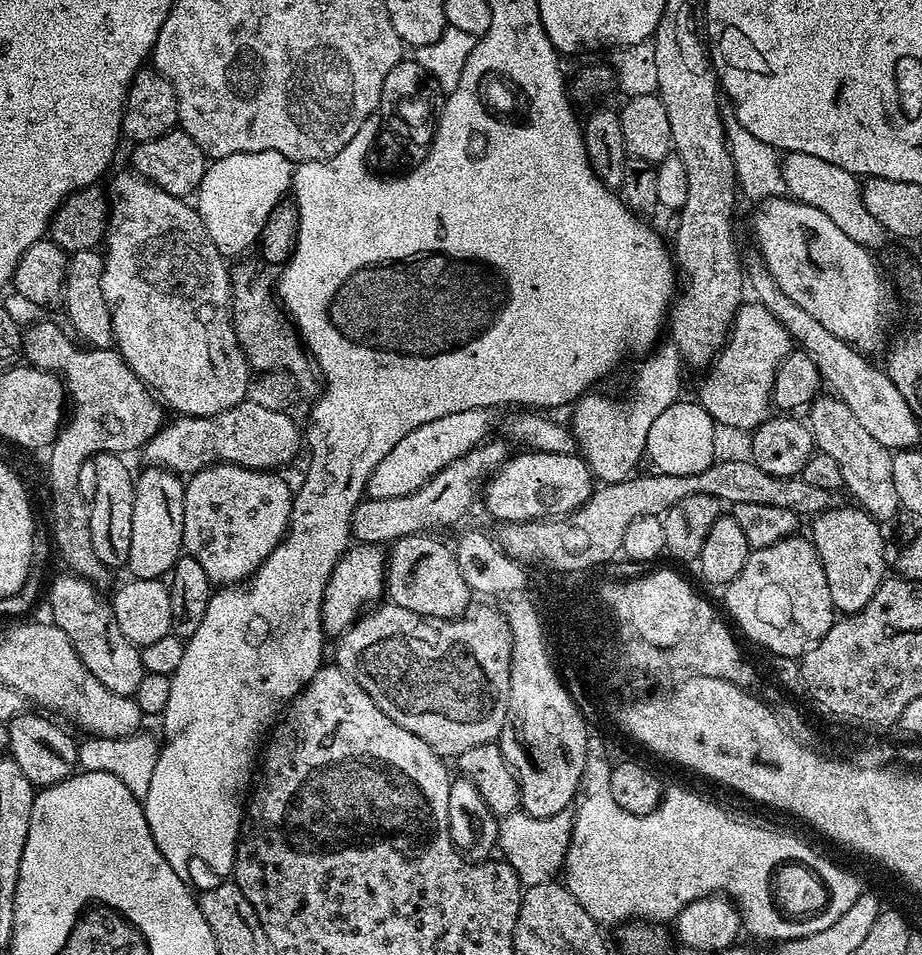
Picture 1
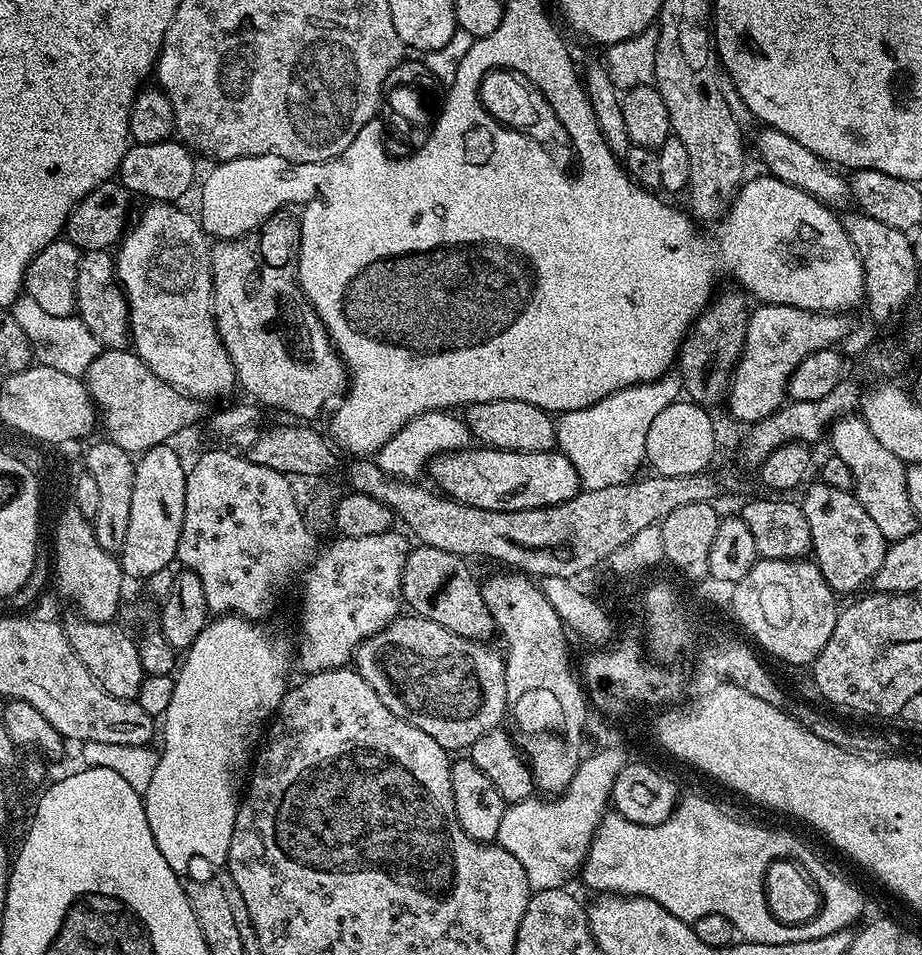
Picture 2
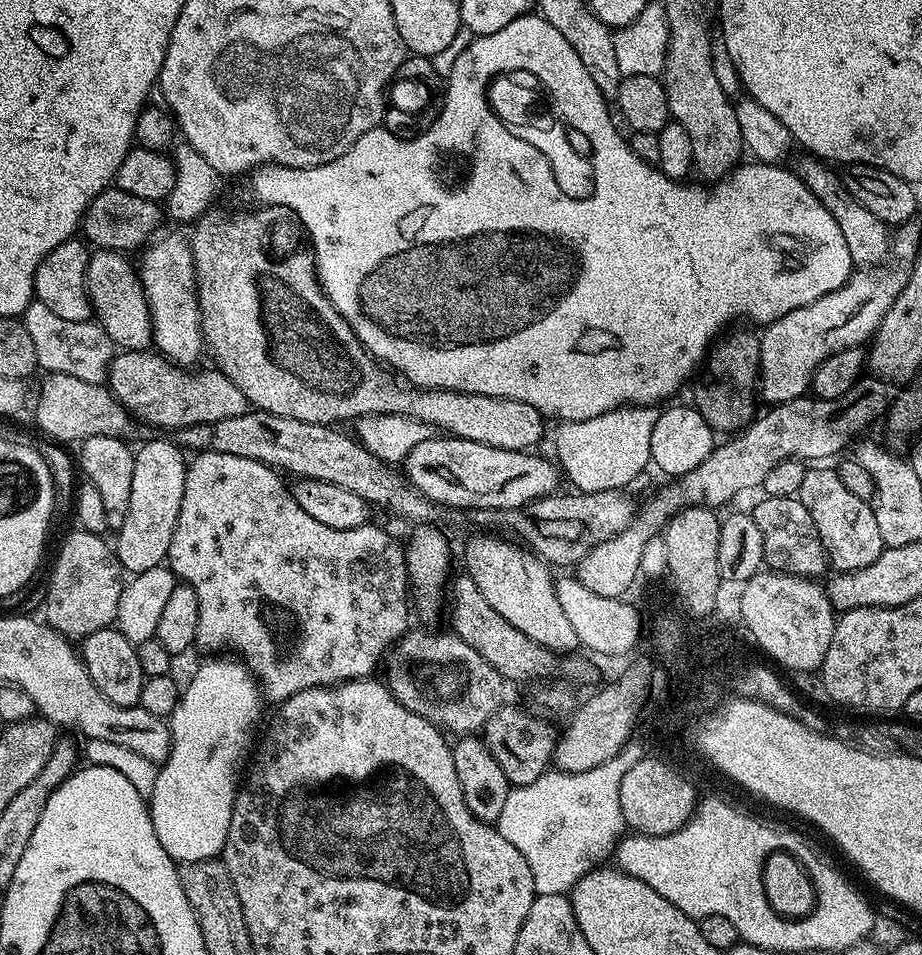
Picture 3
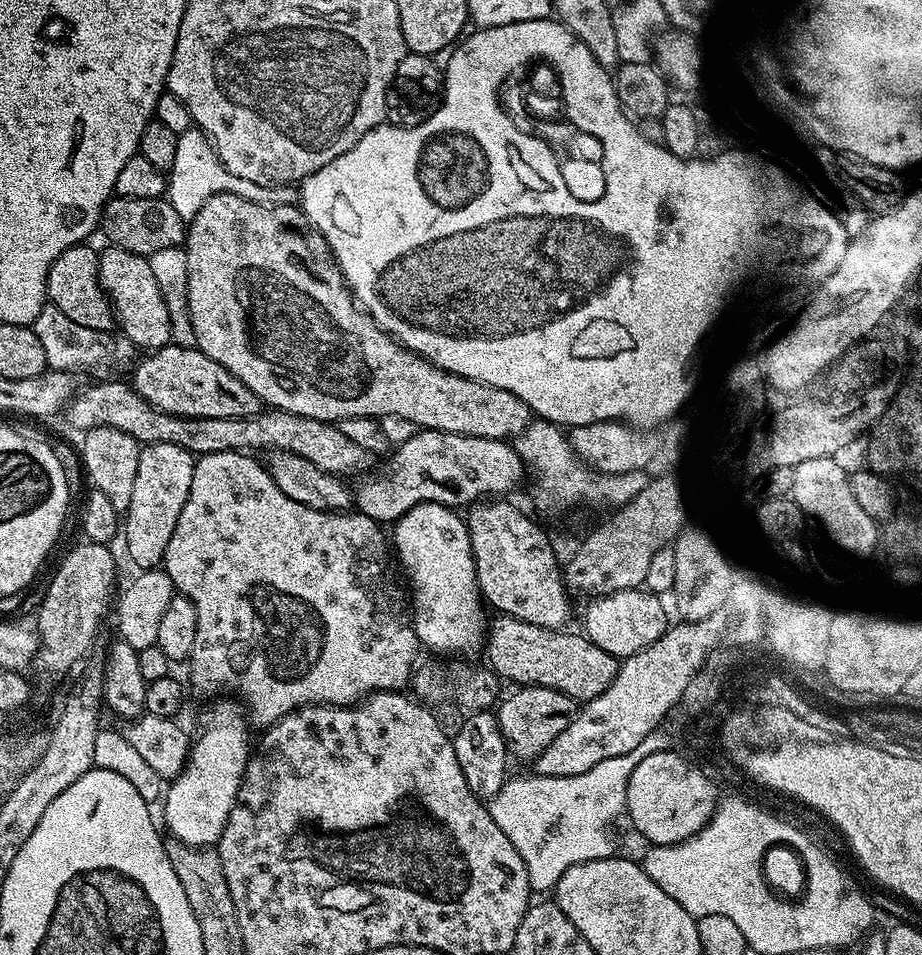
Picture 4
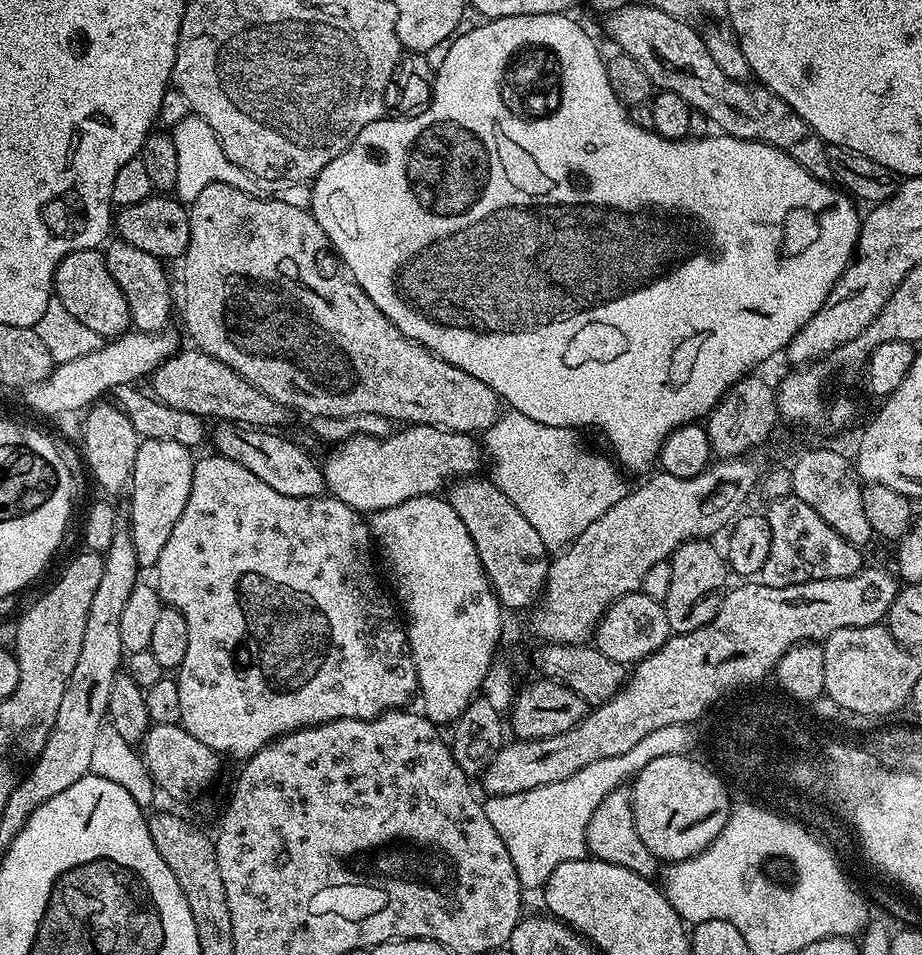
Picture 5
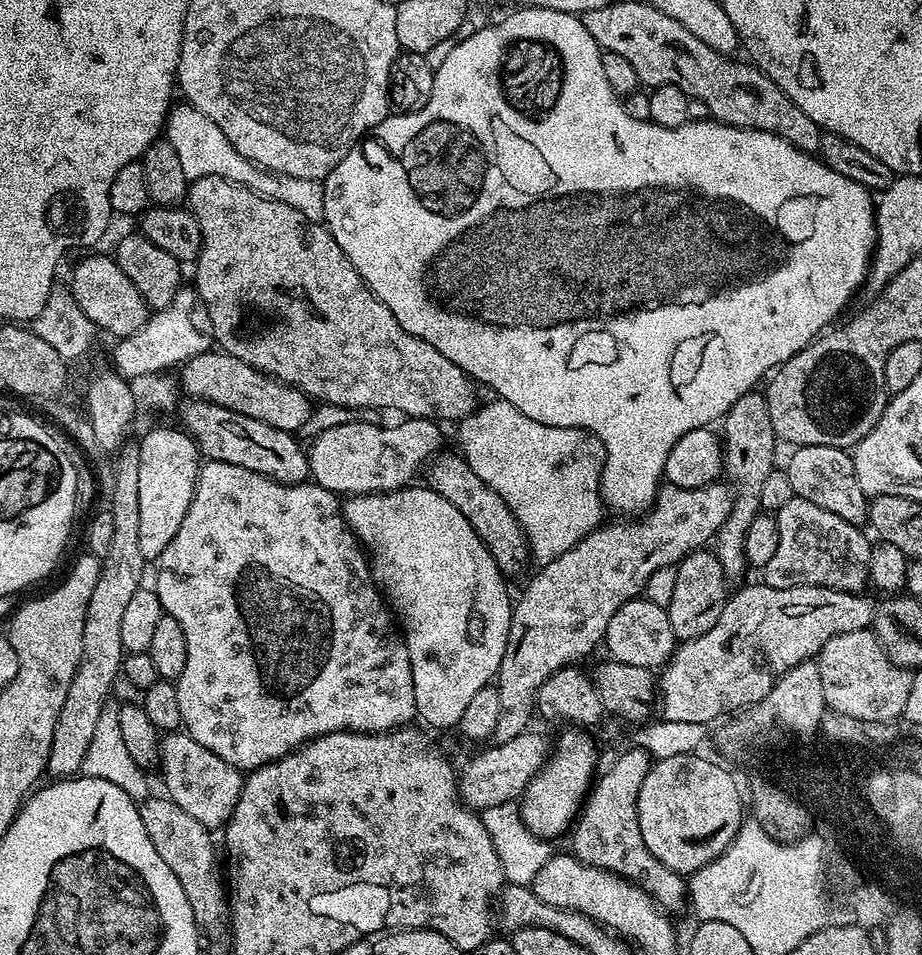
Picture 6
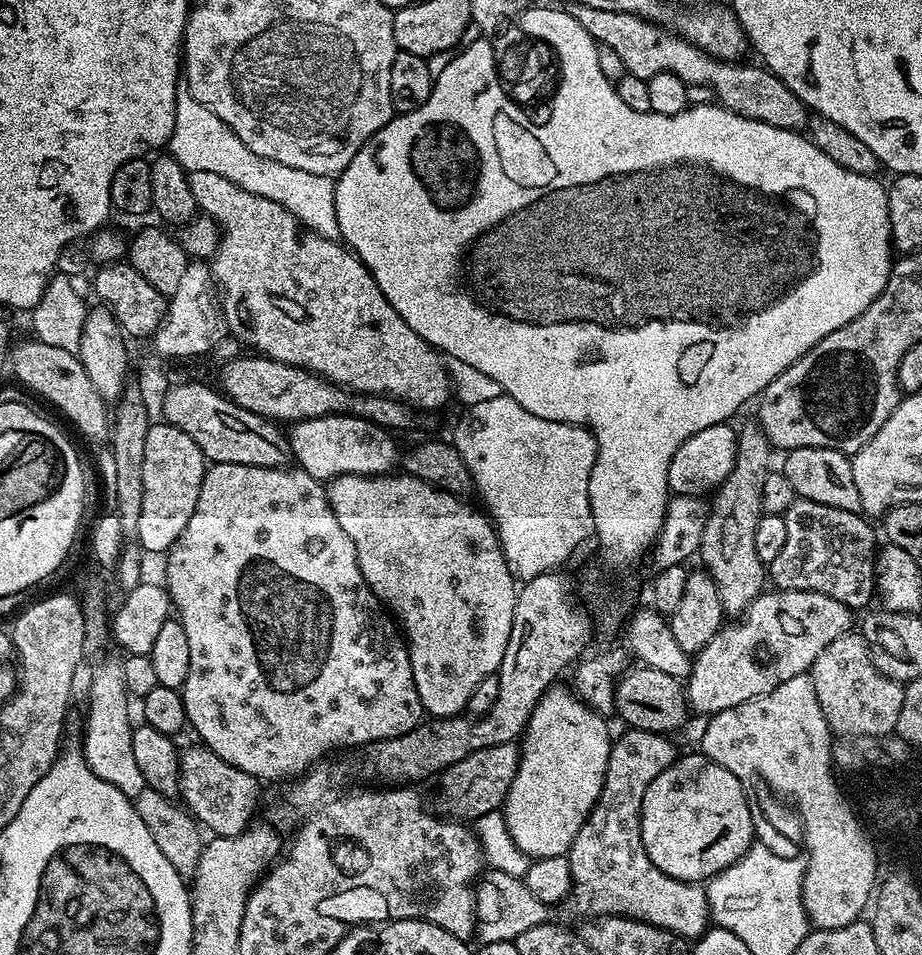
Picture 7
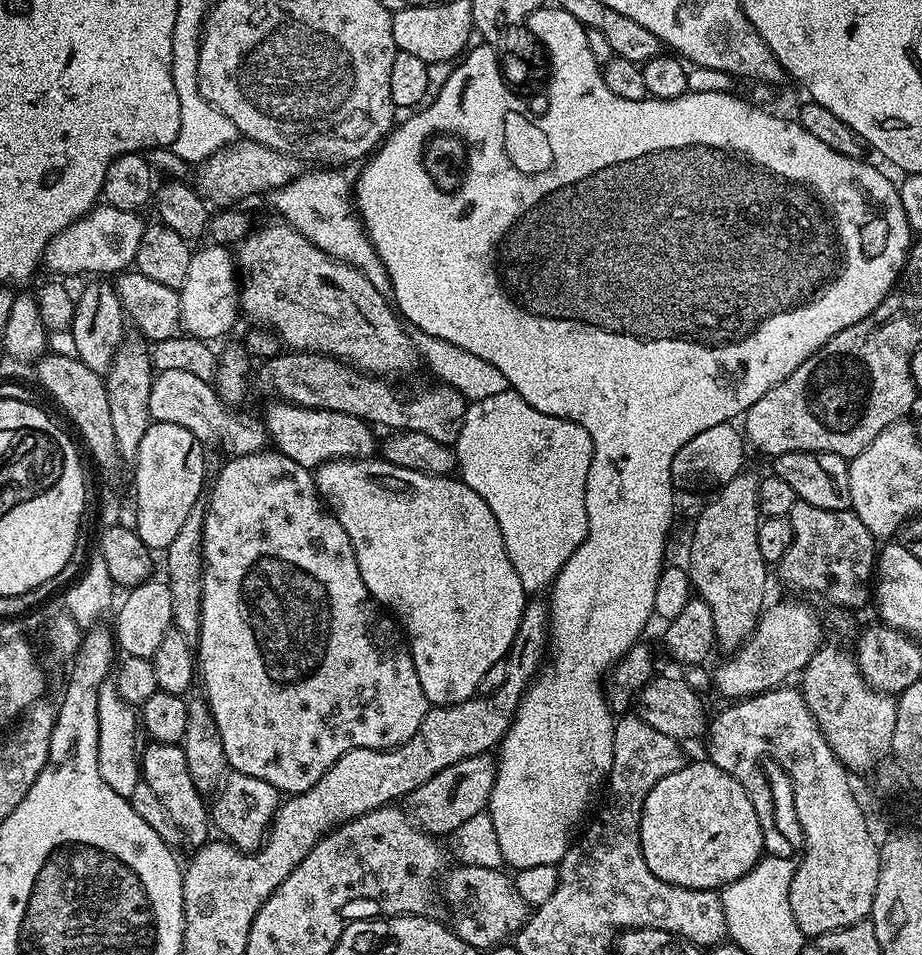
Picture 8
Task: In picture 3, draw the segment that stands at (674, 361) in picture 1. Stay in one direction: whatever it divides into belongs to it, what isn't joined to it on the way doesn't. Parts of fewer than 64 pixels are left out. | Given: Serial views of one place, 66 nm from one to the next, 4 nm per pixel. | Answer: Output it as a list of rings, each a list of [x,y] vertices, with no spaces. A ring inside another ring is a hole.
[[[627,405],[595,418],[559,423],[554,436],[555,459],[563,475],[580,492],[625,489],[634,475],[651,463],[650,439],[661,411],[653,405]]]

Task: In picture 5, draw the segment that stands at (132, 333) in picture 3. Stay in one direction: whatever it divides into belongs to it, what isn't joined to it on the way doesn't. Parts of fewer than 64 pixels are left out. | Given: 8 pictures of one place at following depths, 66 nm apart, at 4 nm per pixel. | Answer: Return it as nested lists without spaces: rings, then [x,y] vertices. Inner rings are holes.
[[[119,238],[113,239],[103,249],[103,254],[114,282],[118,282],[128,303],[132,315],[131,327],[137,332],[165,331],[169,327],[168,319],[174,316],[174,300],[172,304],[172,288],[168,285],[165,261],[159,260],[154,254],[146,254],[146,250],[138,250],[138,246],[130,246],[130,242]]]

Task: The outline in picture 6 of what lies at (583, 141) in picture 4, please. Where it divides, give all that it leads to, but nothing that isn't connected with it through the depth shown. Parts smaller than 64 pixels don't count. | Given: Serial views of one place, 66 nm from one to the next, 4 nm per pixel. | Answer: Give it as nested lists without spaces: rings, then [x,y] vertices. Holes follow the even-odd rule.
[[[516,36],[515,47],[536,49],[526,53],[521,64],[512,64],[507,55],[501,59],[496,67],[496,92],[500,92],[504,108],[512,108],[520,120],[528,120],[528,128],[540,128],[540,124],[560,108],[560,96],[564,96],[564,88],[568,88],[568,60],[564,60],[564,52],[558,50],[560,44],[552,44],[552,40]]]

